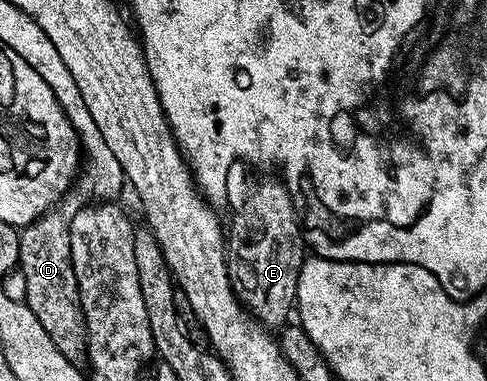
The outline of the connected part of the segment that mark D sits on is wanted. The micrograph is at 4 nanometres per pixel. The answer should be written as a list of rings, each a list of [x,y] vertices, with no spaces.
[[[52,209],[39,219],[34,219],[27,227],[19,232],[19,254],[18,270],[23,271],[22,298],[27,307],[33,309],[33,317],[41,321],[41,329],[49,333],[49,341],[61,349],[61,353],[70,363],[82,364],[87,358],[87,318],[83,312],[81,293],[77,285],[77,273],[73,269],[73,257],[71,256],[71,228],[66,218],[58,215],[58,210]]]

